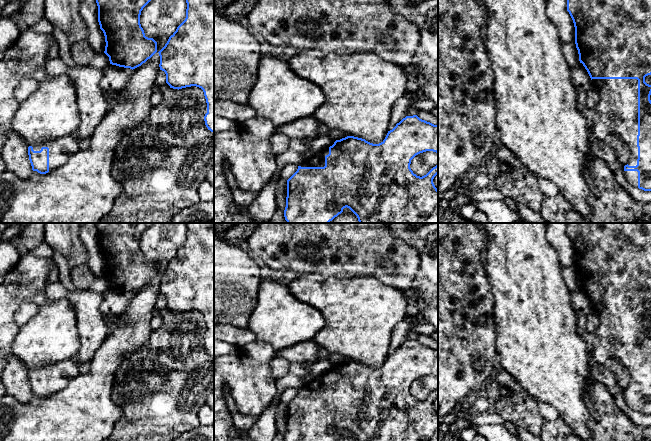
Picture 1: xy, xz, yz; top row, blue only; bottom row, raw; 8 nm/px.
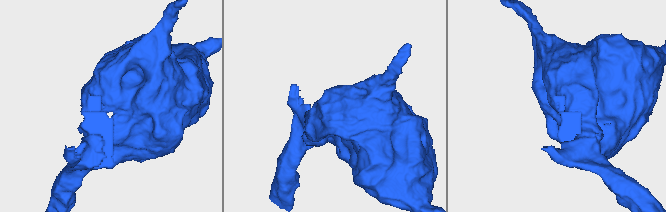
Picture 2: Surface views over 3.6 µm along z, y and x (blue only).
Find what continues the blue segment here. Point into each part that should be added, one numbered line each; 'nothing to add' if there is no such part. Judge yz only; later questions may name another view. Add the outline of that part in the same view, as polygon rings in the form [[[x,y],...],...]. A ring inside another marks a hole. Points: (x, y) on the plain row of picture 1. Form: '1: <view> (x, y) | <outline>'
1: yz (616, 337) | [[[592,303],[593,311],[599,316],[600,325],[594,332],[594,344],[591,359],[605,364],[609,358],[615,358],[630,374],[629,390],[636,390],[638,383],[638,304],[637,303]]]

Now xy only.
1: xy (60, 373) | [[[64,360],[57,363],[46,363],[44,366],[31,369],[34,375],[42,371],[49,372],[49,395],[65,388],[70,380],[79,374],[77,364],[73,360]]]

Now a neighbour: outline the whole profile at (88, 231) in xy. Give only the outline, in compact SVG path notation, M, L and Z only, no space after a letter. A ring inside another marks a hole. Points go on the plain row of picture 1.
M79 223L79 226L80 239L89 254L87 266L97 278L104 277L106 266L104 257L100 253L98 246L98 230L96 223Z

